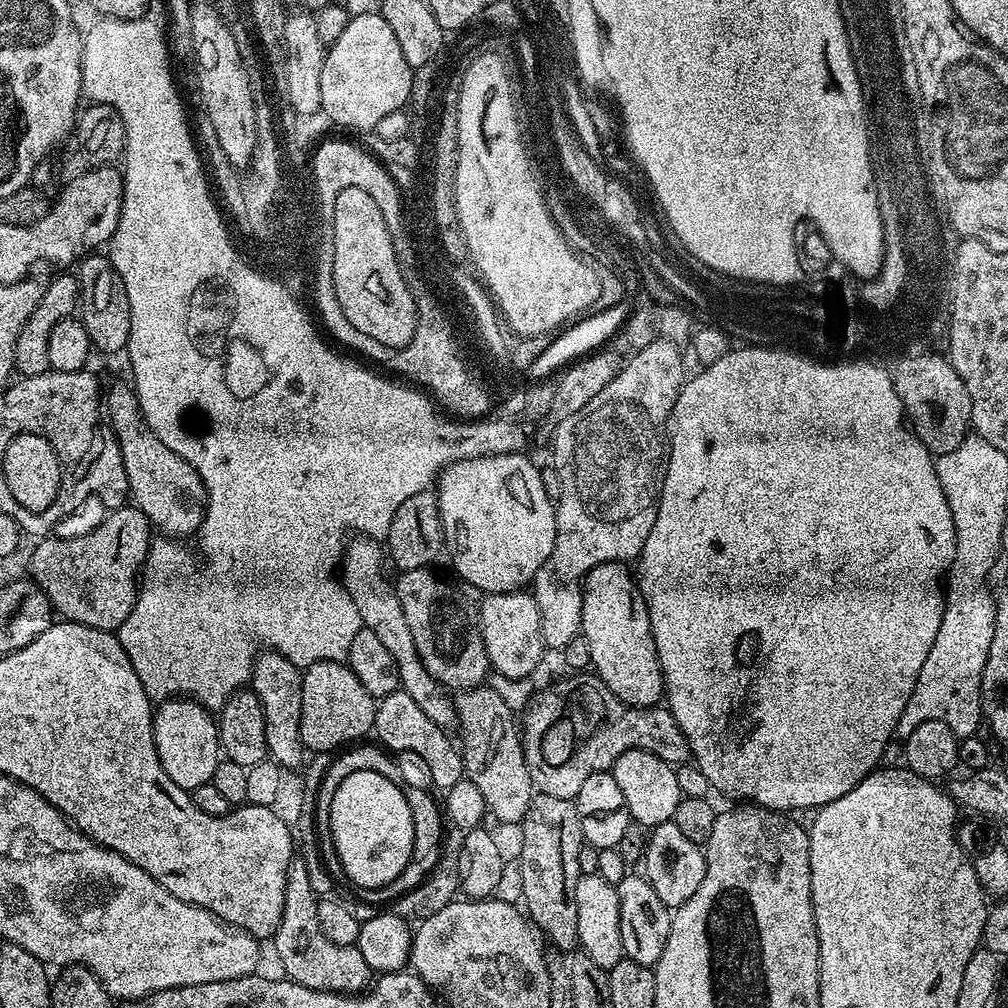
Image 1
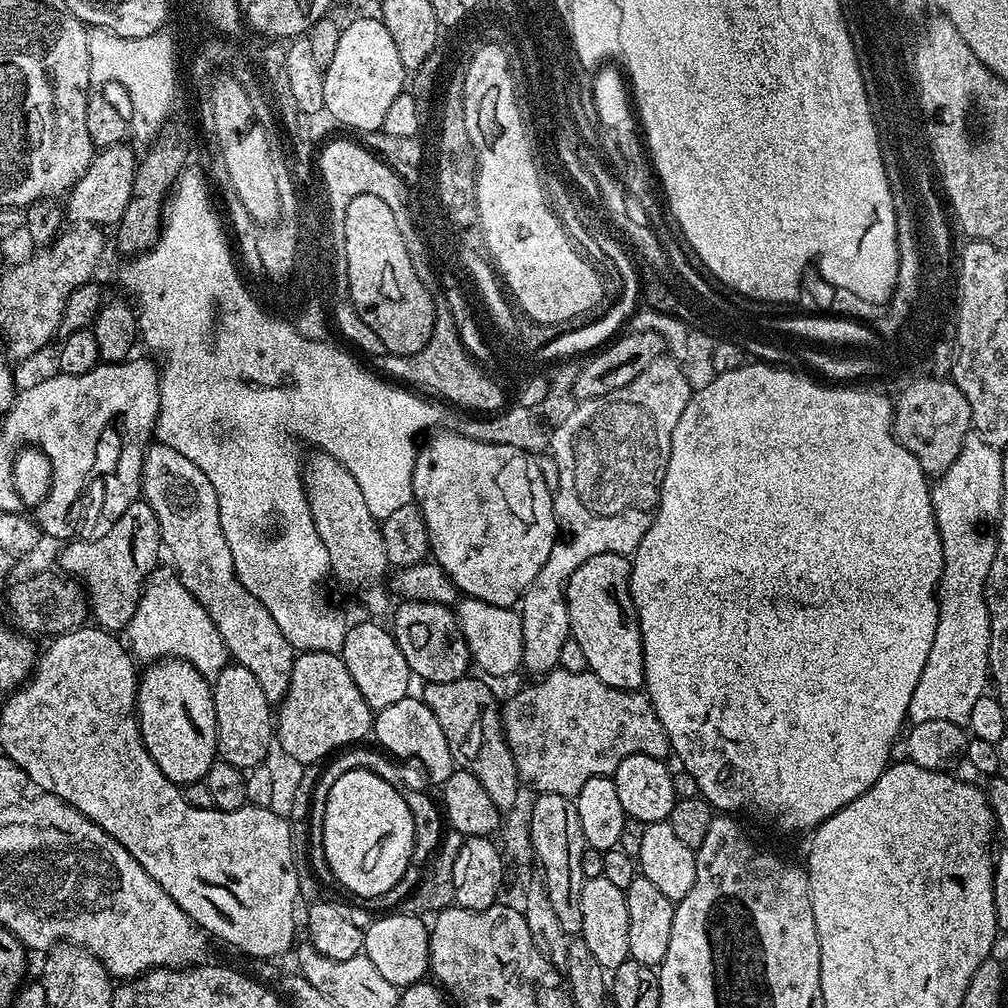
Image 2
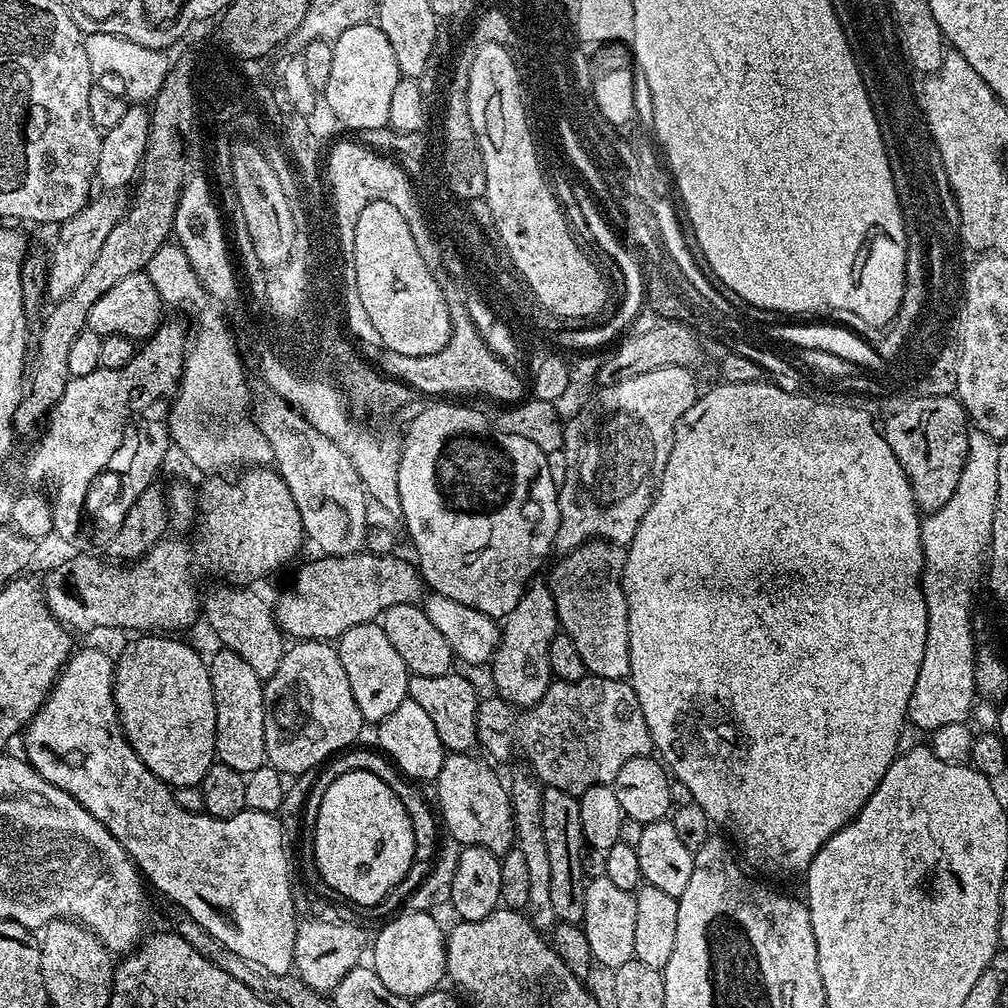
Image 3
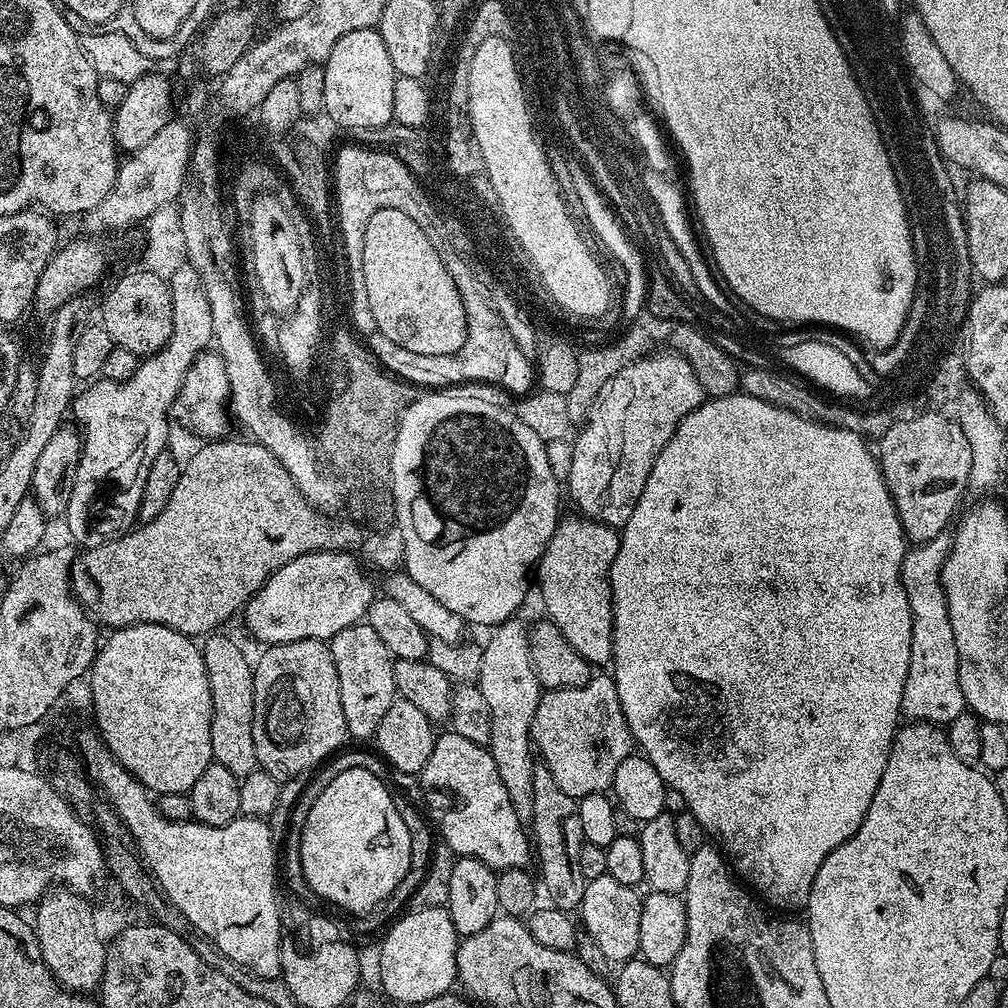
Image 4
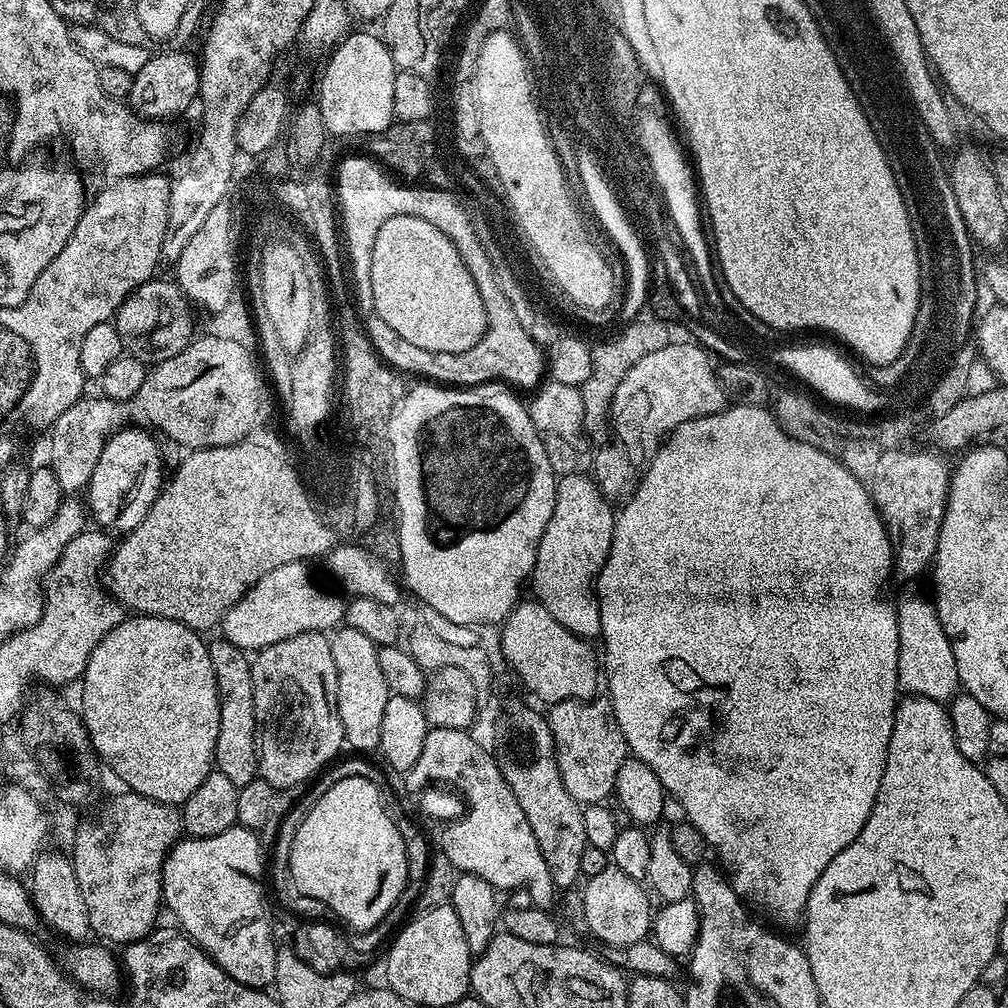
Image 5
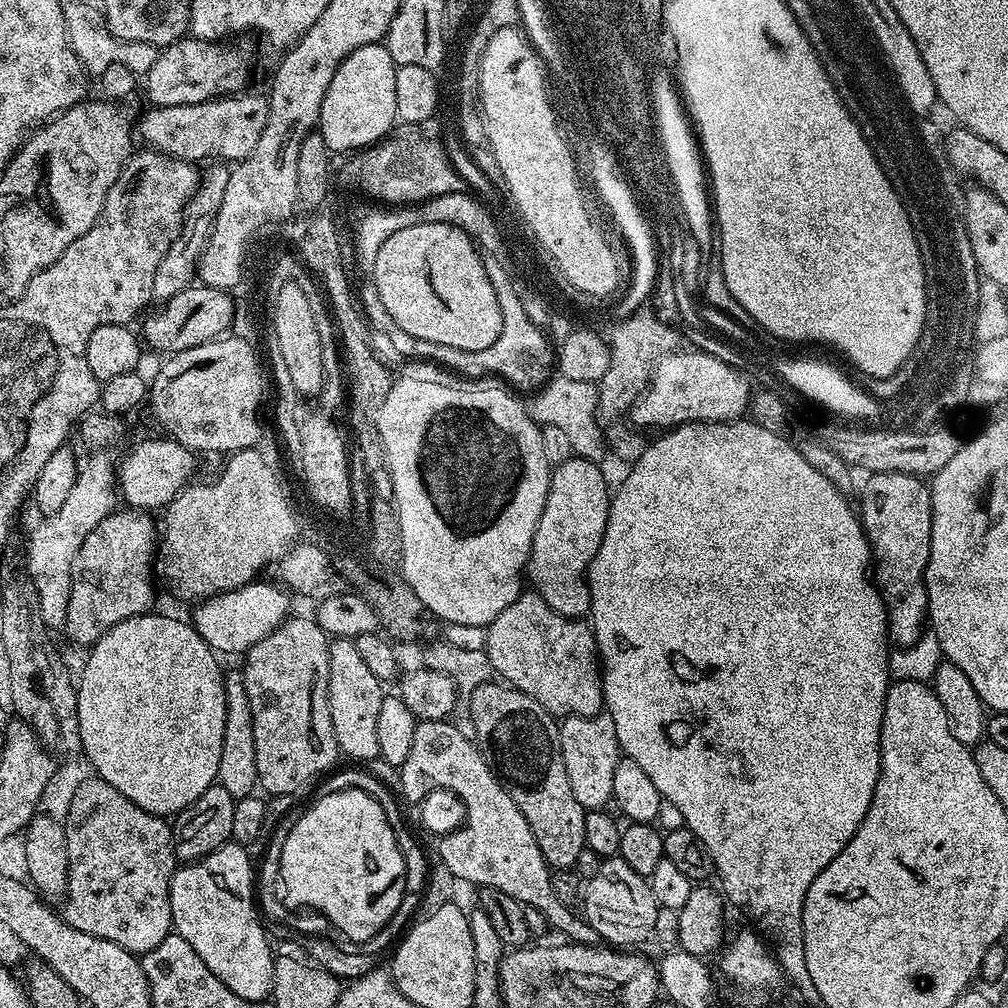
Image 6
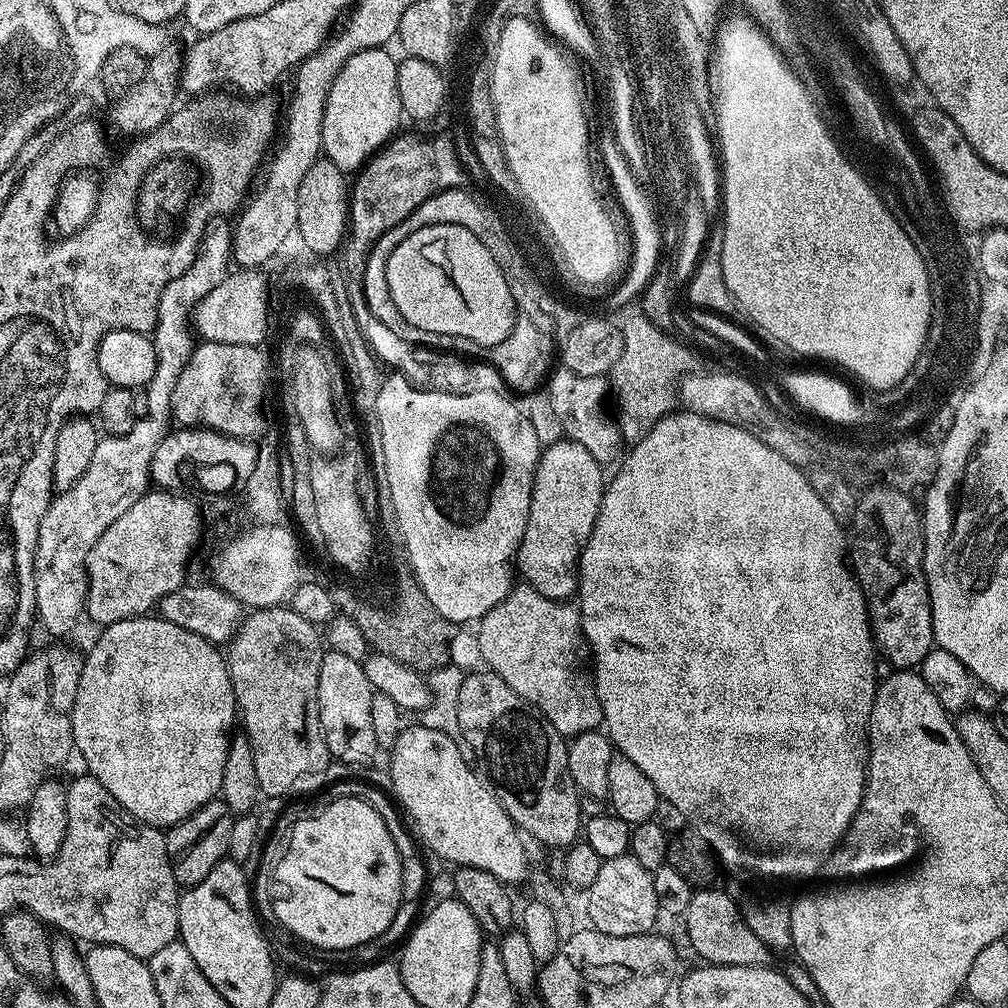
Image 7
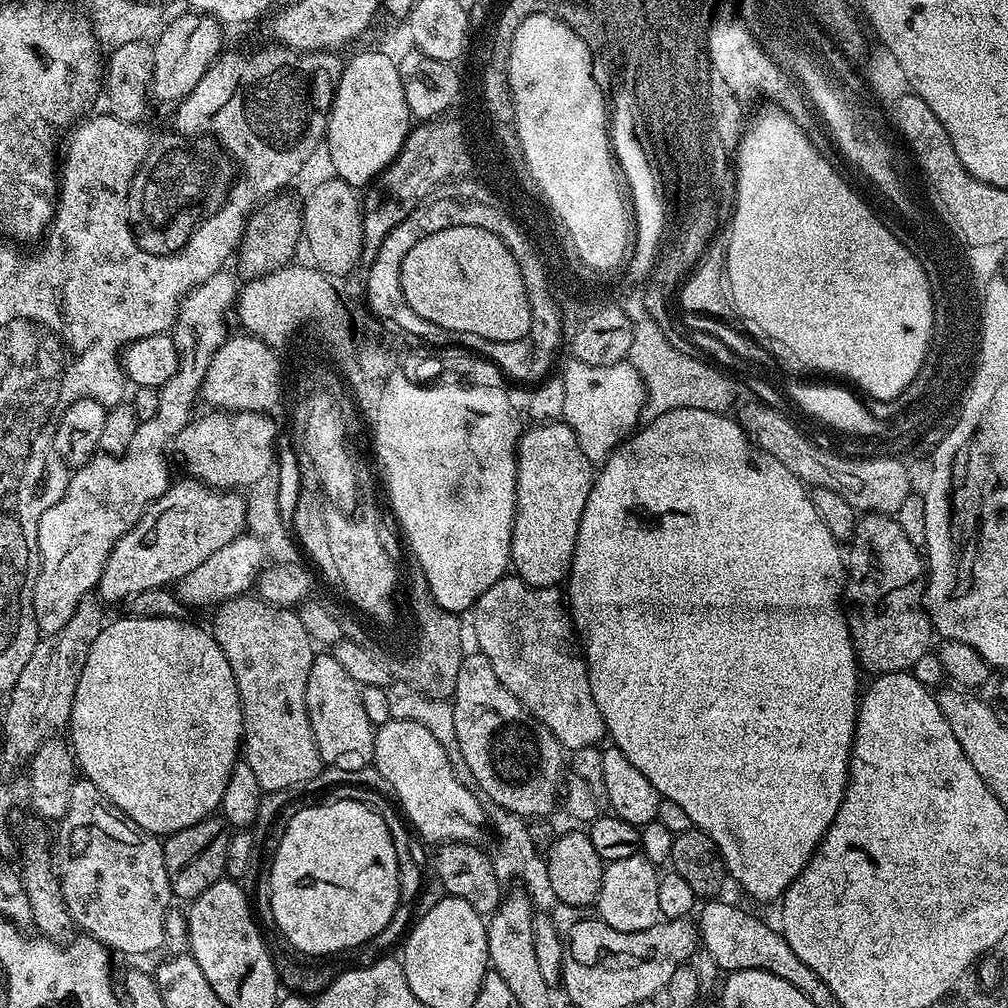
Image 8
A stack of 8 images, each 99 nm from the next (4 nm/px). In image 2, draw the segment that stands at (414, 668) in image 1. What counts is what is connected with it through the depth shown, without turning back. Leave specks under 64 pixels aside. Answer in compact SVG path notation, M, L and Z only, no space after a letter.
M316 454L309 464L307 461L303 465L302 475L318 538L322 538L322 546L326 546L331 575L337 576L360 599L369 617L387 617L394 604L384 585L384 575L390 572L390 565L380 533L381 525L370 514L366 498L362 498L362 486L358 486L354 474L350 474L342 462L323 454Z

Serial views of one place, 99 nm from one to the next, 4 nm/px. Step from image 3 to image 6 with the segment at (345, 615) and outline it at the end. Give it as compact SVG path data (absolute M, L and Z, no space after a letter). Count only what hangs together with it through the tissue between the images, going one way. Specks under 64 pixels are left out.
M253 582L243 588L235 588L212 596L209 600L201 600L195 605L196 613L190 617L190 623L197 634L210 645L217 654L223 652L247 653L266 634L273 632L278 625L289 619L288 612L289 593L279 583L260 584Z

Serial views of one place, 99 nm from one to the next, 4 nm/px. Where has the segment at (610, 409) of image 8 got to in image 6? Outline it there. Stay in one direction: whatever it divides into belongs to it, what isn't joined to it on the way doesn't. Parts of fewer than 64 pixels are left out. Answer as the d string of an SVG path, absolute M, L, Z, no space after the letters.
M559 374L553 375L543 388L539 389L531 397L530 411L532 419L543 426L558 426L566 439L570 441L573 453L584 460L603 461L606 456L606 445L604 435L596 421L598 410L598 398L600 393L596 384L590 382L574 382L574 378L566 378Z

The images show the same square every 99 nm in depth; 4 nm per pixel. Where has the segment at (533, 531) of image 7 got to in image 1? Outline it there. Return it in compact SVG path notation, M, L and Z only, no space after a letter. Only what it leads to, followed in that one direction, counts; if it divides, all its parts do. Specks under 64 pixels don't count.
M606 562L602 566L594 566L588 577L584 579L582 596L582 622L580 630L586 638L586 646L590 646L591 667L596 668L599 683L607 686L623 704L632 708L655 708L664 700L664 679L658 662L658 650L654 646L654 634L650 630L648 607L644 601L637 577L627 563Z

